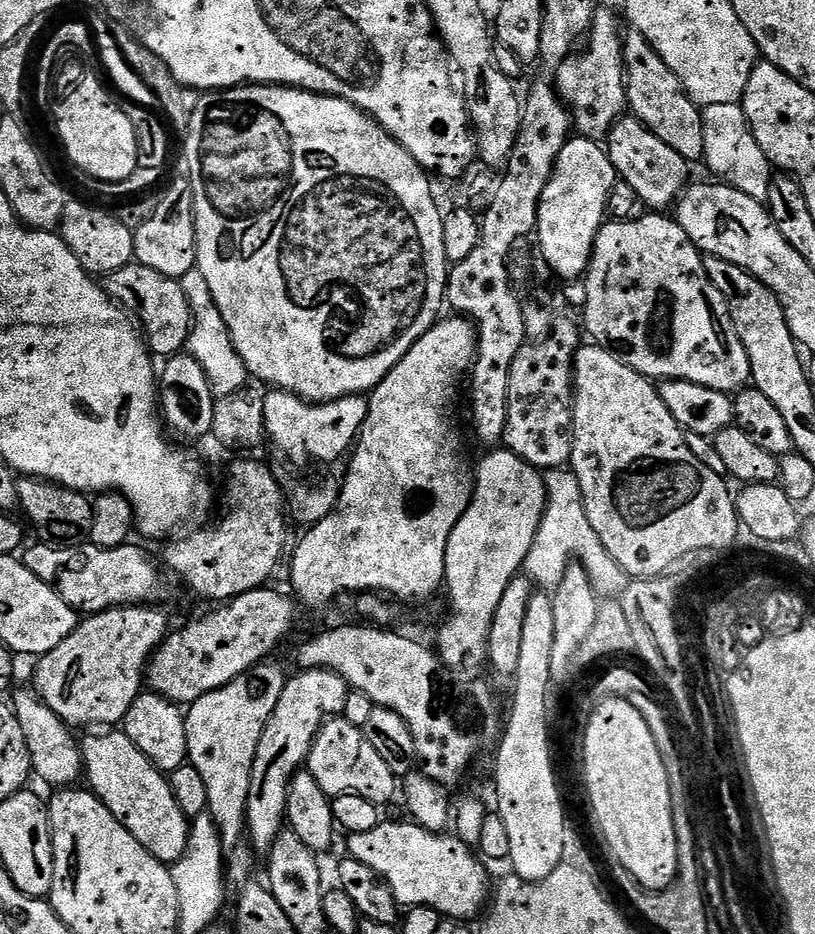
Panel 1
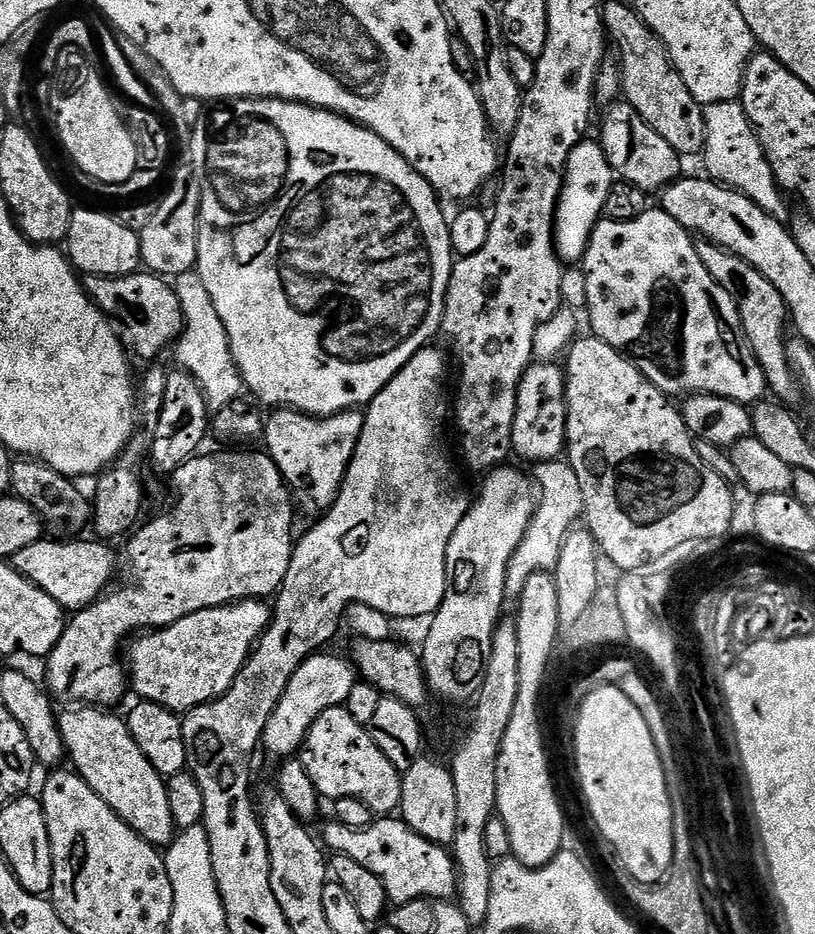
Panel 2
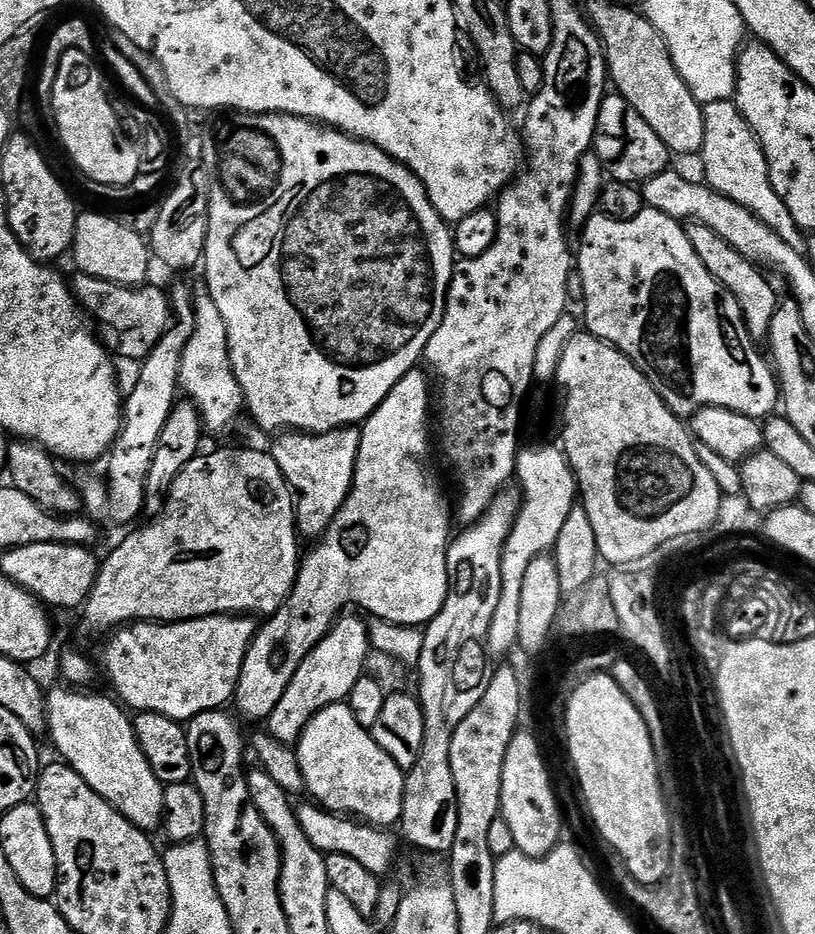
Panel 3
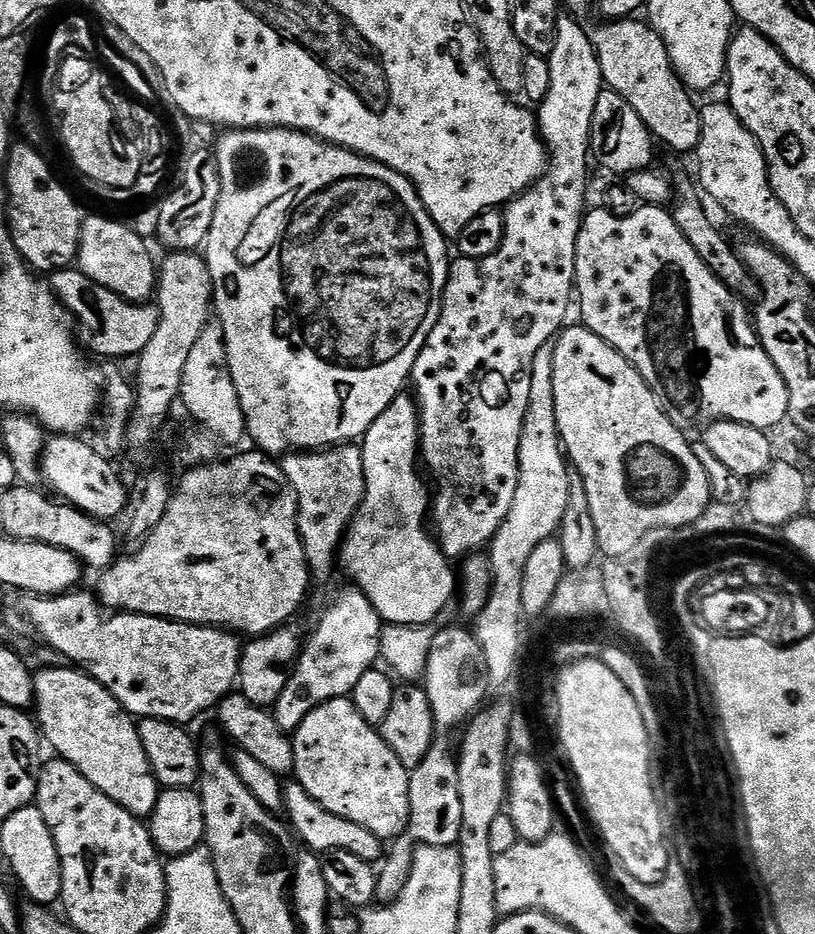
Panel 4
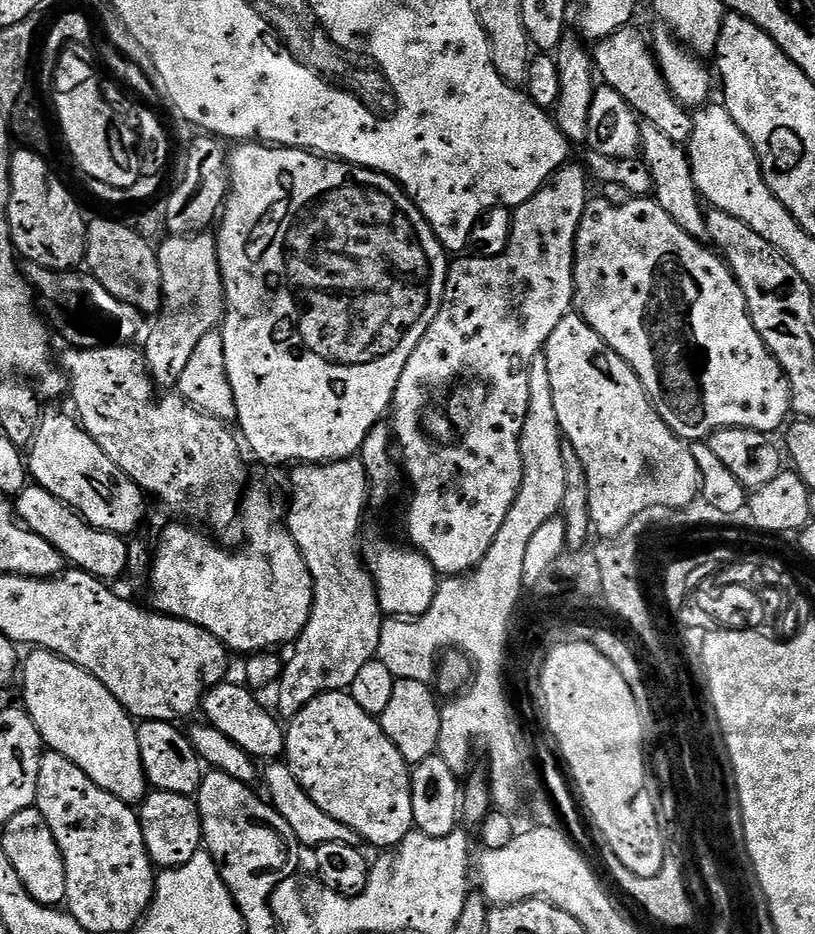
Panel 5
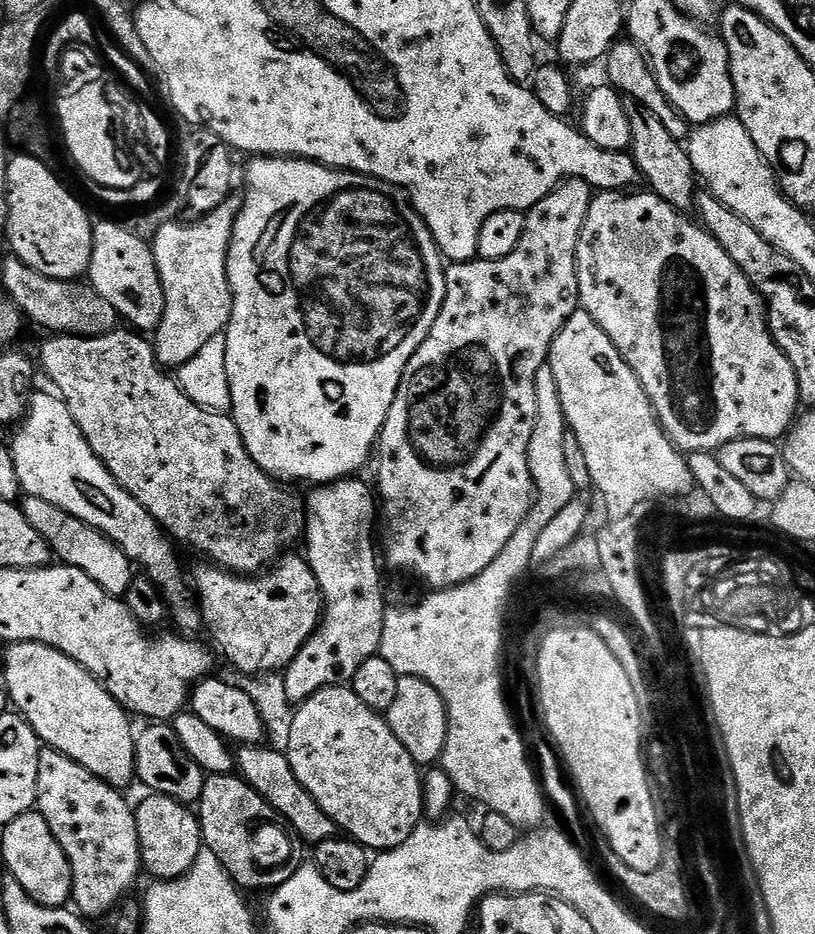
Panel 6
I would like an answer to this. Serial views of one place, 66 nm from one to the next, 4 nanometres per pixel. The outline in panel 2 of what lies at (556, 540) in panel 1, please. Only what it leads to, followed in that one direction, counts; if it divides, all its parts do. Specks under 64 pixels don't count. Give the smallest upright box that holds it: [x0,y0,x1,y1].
[504,459,584,601]

